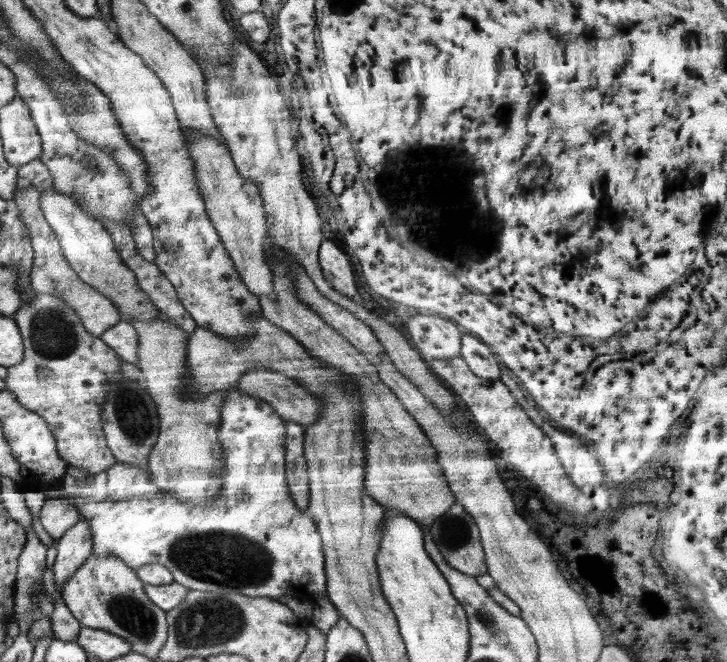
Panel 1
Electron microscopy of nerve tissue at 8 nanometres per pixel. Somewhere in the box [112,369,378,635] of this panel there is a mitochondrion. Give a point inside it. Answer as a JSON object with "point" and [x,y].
{"point":[221,558]}

